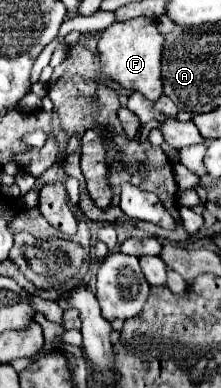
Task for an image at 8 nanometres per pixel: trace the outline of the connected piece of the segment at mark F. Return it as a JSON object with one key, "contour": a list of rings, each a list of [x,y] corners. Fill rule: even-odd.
{"contour":[[[133,18],[121,24],[115,22],[103,32],[97,44],[103,74],[131,92],[141,92],[151,102],[155,102],[163,94],[161,52],[163,52],[163,36],[157,32],[155,20],[151,18]]]}

